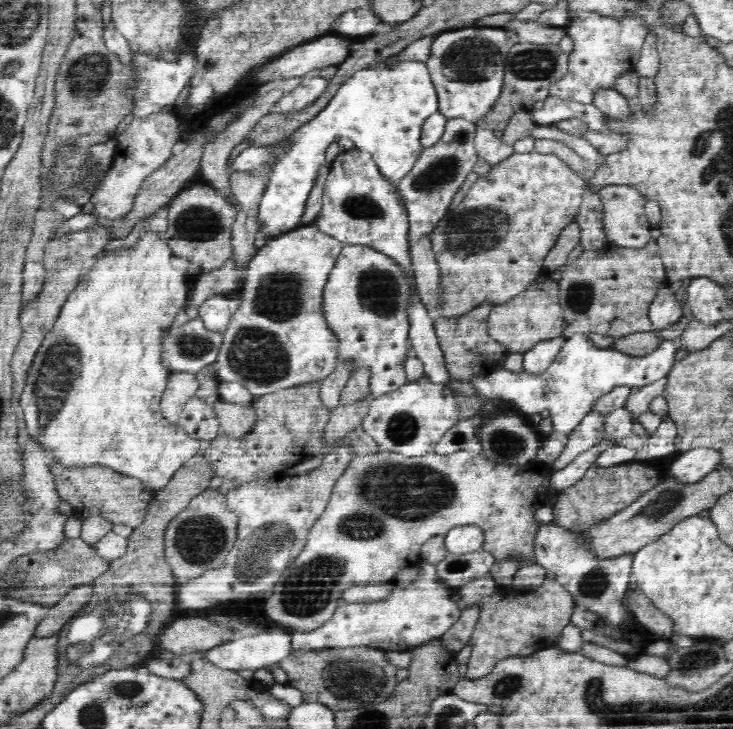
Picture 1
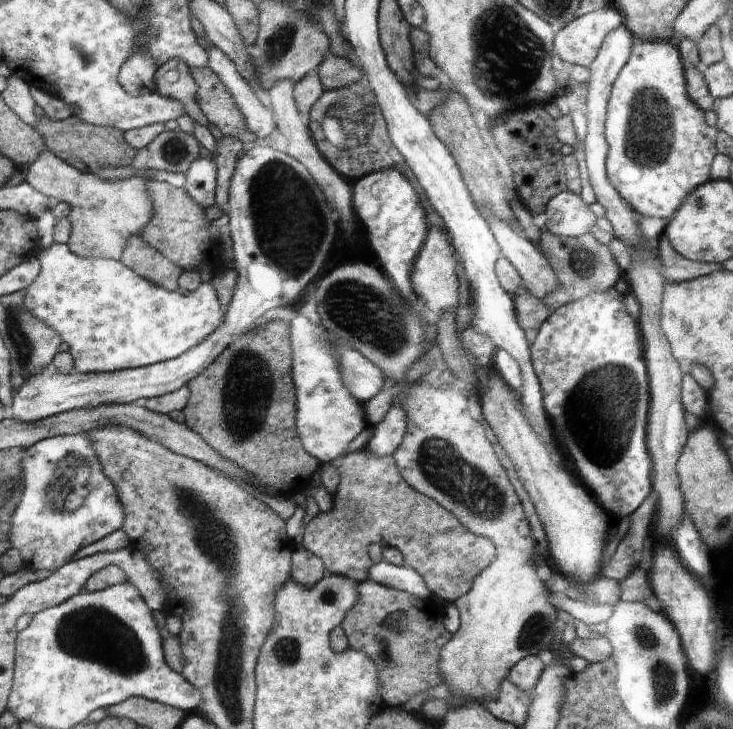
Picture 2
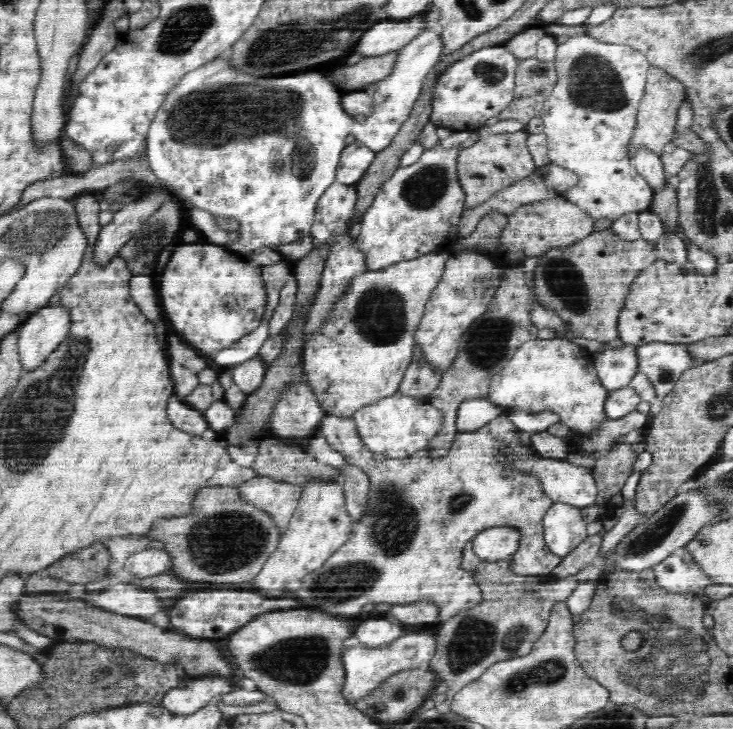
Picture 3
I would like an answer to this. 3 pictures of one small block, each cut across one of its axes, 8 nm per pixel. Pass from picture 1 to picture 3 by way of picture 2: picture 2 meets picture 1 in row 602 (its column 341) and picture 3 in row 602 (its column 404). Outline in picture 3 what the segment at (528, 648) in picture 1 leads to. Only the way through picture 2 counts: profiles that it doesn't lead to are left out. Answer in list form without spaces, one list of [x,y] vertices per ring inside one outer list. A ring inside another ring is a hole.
[[[511,558],[496,562],[482,560],[472,572],[482,591],[482,602],[468,612],[458,612],[439,628],[435,655],[426,666],[436,674],[438,682],[443,680],[449,687],[446,700],[434,707],[438,713],[447,713],[454,694],[480,678],[494,663],[526,655],[544,634],[552,608],[558,602],[567,602],[579,583],[574,575],[557,579],[552,575],[538,578],[520,576],[511,567]]]

